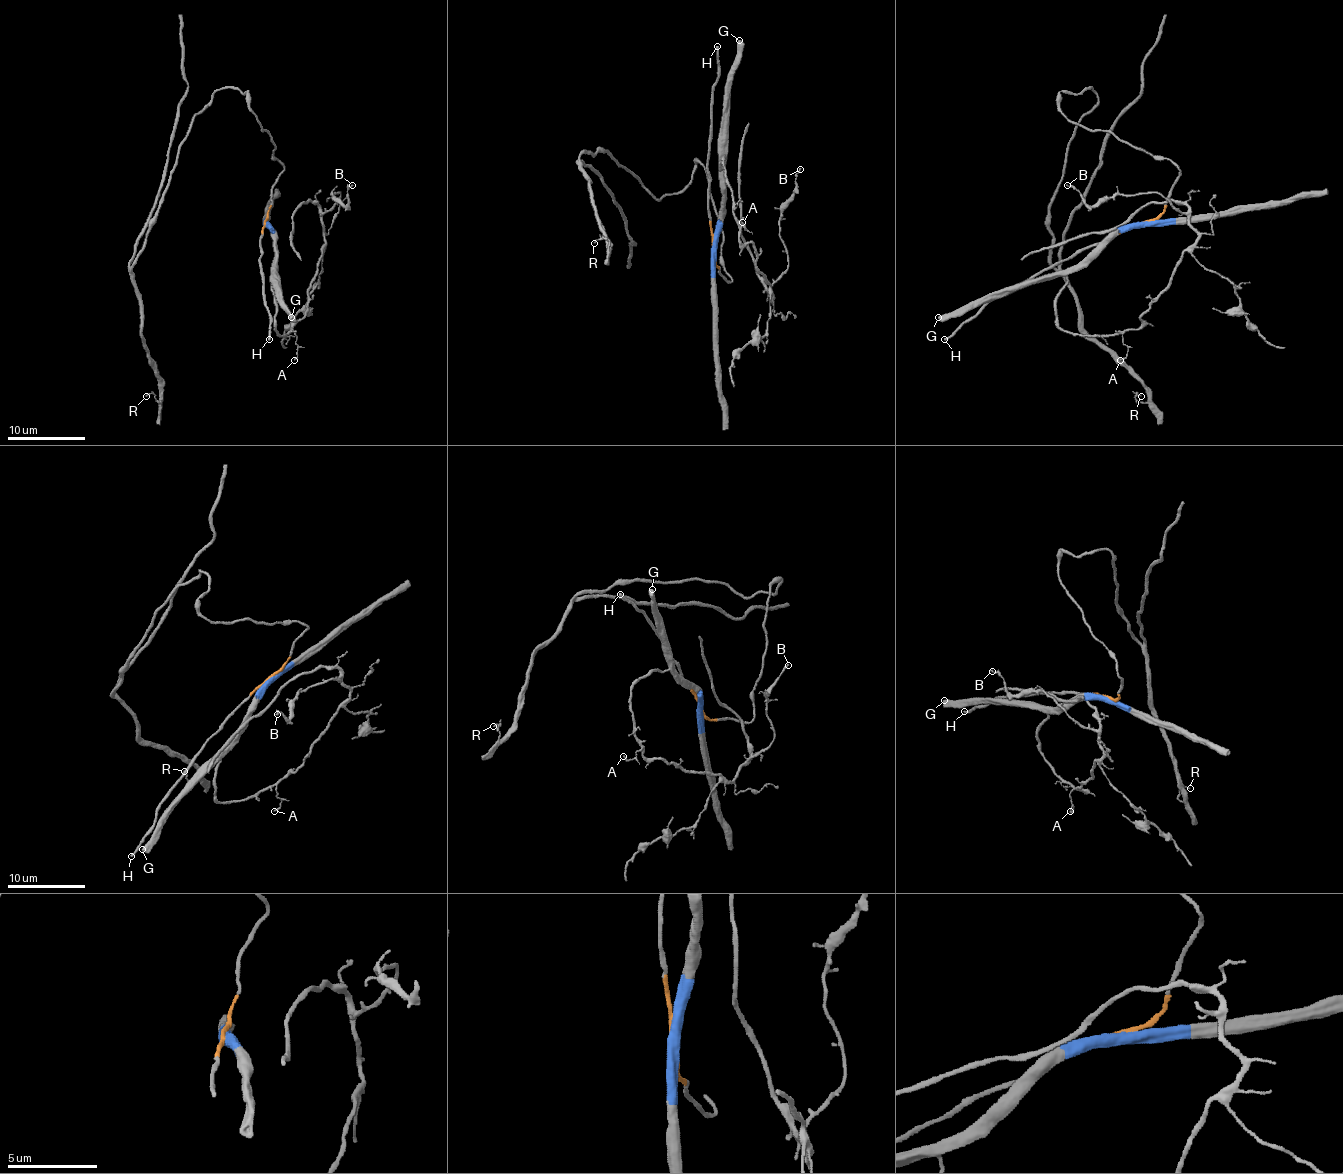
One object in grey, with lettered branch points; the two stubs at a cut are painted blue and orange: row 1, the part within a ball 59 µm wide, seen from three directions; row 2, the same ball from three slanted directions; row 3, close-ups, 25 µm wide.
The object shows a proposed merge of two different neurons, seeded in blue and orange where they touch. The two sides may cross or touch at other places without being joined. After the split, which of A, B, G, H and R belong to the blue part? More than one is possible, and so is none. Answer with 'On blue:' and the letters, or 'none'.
On blue: A, B, G

